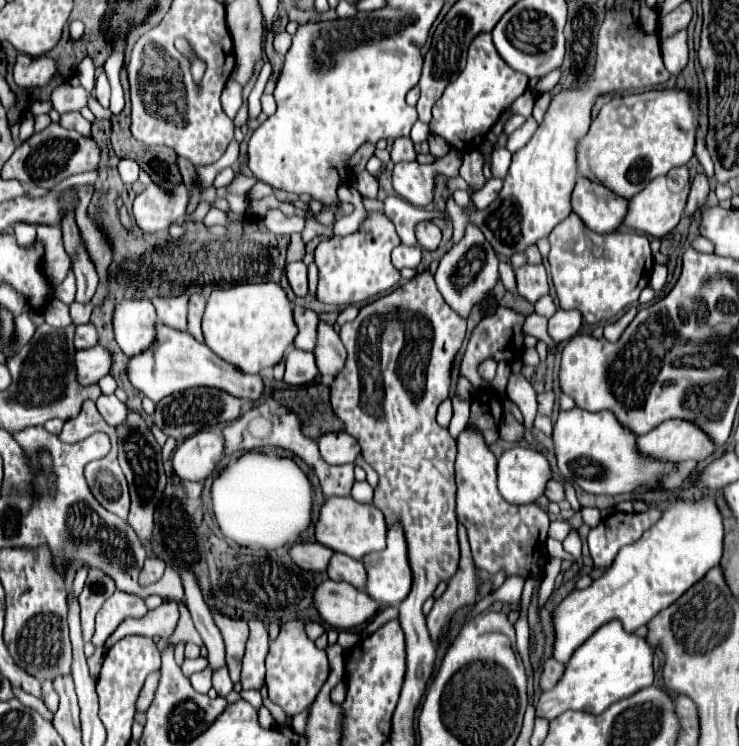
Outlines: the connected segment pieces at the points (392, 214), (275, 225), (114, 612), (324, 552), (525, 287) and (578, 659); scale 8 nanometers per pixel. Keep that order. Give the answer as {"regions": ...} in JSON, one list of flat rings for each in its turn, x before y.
{"regions":[[[388,197,388,201,384,201,384,213,394,223,396,233,404,245,418,245,414,237,416,223,434,221,434,219,446,221,446,217,428,217,426,209,418,209,408,201,402,201,400,197]],[[268,209,264,215,266,227,276,235,290,235,290,233,302,233,304,219,298,215,284,215,280,209]],[[114,591,114,595,102,605,102,609,96,615,96,631,92,637,94,647,102,647,110,633,128,617,144,617,148,613,148,607,142,597]],[[294,543,288,549,288,555,300,569,326,571,328,561,334,555,334,551,320,543]],[[522,265,516,269,516,287,522,297,536,303,538,297,548,293,548,275,544,265]],[[610,621,602,625,592,637,582,643,582,647,572,653,570,661,564,665,566,669,562,673,562,681,558,681,554,689,542,691,536,703,536,717,552,719,566,709,586,711,594,715,606,711,612,703,652,685,652,655,654,649,646,643,646,639,626,633,620,621]]]}

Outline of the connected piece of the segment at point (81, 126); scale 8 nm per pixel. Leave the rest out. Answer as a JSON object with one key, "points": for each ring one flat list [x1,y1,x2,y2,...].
{"points":[[78,111,74,113,64,113,60,119,60,125,66,129,76,129,84,137,90,137,90,121,86,121]]}

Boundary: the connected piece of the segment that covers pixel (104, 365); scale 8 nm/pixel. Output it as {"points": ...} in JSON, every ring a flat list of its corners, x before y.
{"points":[[96,345,90,349,78,351,74,355,74,365,76,365,76,373,78,373,78,383,92,385,92,383,98,383,100,377,110,373,112,357,104,347]]}

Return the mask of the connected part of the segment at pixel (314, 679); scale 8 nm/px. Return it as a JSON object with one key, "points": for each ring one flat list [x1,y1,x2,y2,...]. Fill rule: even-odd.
{"points":[[288,621,282,625,278,639,270,643,266,665,270,665,270,669,278,669,276,675,274,673,270,675,270,679,274,679,274,695,276,695,274,699,278,699,278,703,288,715,302,713,316,699,320,687,324,685,330,673,326,651,318,649,314,641,306,637,304,621]]}

